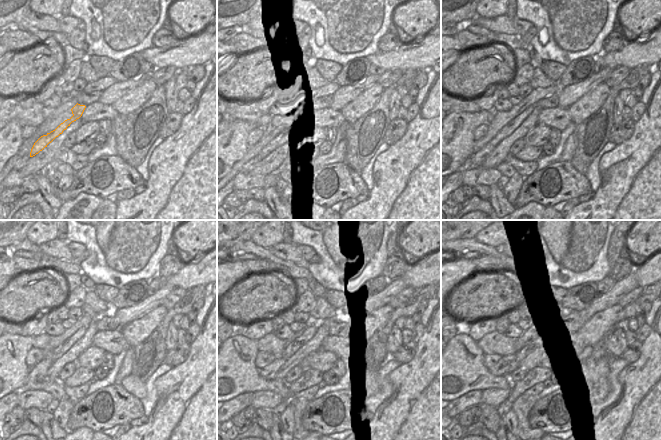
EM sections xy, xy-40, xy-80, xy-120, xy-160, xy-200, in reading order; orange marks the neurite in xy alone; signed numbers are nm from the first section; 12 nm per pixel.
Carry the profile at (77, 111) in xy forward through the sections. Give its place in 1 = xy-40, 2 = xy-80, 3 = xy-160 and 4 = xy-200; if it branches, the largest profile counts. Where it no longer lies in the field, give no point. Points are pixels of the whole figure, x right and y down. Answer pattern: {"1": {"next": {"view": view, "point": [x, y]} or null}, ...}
{"1": {"next": {"view": "xy-40", "point": [303, 112]}}, "2": {"next": {"view": "xy-80", "point": [508, 129]}}, "3": {"next": {"view": "xy-160", "point": [291, 347]}}, "4": {"next": {"view": "xy-200", "point": [528, 335]}}}

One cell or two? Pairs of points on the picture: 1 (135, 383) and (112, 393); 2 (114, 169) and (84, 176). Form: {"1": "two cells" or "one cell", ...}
{"1": "two cells", "2": "one cell"}

